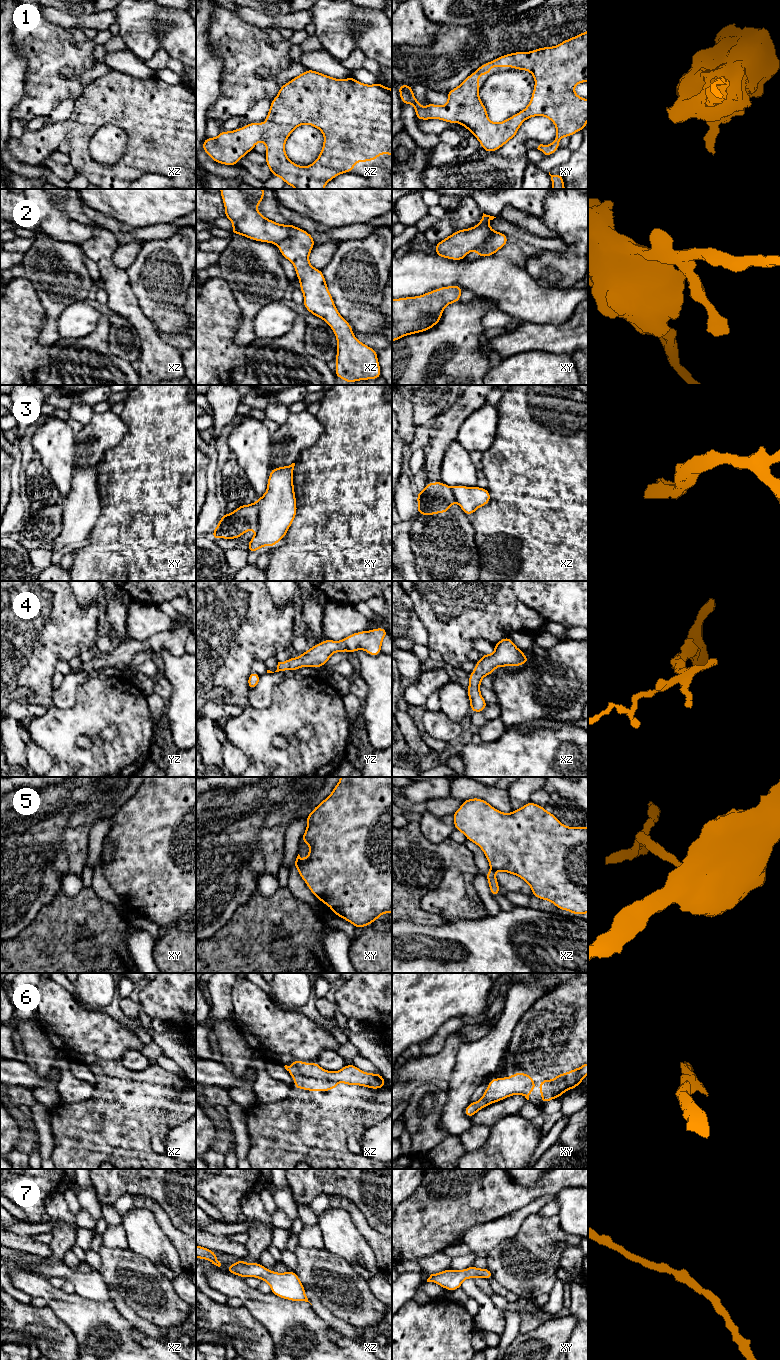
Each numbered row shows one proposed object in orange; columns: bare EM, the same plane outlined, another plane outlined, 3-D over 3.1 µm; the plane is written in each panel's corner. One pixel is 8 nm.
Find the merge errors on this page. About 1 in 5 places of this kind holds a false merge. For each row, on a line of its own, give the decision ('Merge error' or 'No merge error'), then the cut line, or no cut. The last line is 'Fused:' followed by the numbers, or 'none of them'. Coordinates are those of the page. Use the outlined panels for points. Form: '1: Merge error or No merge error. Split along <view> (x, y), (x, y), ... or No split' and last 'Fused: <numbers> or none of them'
1: No merge error. No split
2: Merge error. Split along xz (290, 223), (289, 234), (277, 245)
3: Merge error. Split along xy (256, 502), (258, 507), (257, 529)
4: No merge error. No split
5: Merge error. Split along xz (491, 869), (494, 872)
6: No merge error. No split
7: No merge error. No split
Fused: 2, 3, 5

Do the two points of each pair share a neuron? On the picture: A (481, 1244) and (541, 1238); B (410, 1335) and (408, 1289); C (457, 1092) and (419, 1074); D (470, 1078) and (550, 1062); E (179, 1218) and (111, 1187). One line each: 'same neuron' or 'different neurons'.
A: different neurons
B: different neurons
C: different neurons
D: different neurons
E: same neuron

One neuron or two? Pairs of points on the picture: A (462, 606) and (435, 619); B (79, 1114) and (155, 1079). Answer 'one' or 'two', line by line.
A: one
B: one

